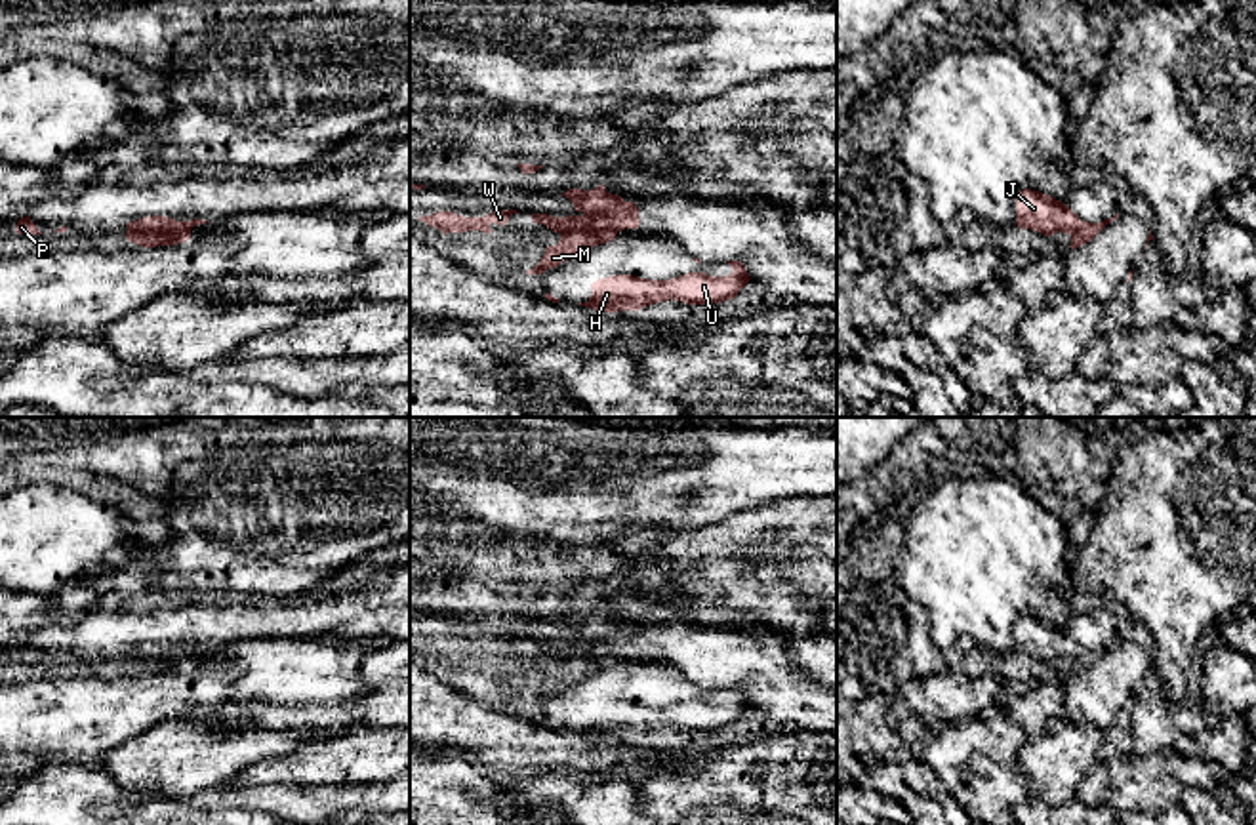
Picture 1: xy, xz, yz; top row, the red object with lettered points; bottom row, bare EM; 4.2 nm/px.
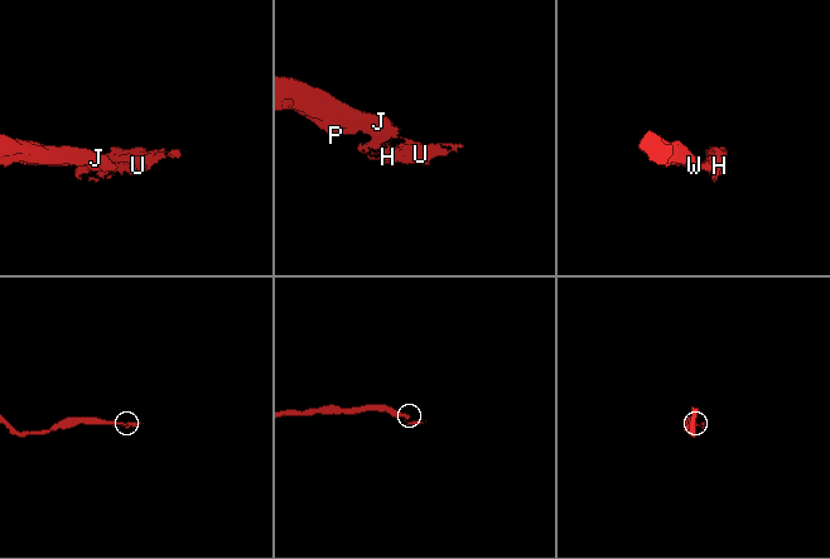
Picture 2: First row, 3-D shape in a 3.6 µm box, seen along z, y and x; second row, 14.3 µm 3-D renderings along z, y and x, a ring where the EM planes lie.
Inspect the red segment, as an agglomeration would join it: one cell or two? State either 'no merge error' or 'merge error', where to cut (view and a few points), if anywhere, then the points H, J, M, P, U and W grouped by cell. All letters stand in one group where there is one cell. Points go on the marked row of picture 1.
merge error | xz (618, 229), (567, 229), (559, 233) | H M U / J P W

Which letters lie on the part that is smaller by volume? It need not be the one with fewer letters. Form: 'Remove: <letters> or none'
Remove: H, M, U

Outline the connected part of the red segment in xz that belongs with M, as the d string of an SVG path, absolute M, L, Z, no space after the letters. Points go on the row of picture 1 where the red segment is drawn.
M618 229L560 232L560 240L555 246L547 246L541 261L534 269L526 271L526 274L545 274L547 269L555 269L562 261L574 259L593 246L614 240L616 234Z

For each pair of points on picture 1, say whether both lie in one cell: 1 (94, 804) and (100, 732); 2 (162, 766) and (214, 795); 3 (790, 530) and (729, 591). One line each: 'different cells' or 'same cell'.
1: different cells
2: different cells
3: same cell

